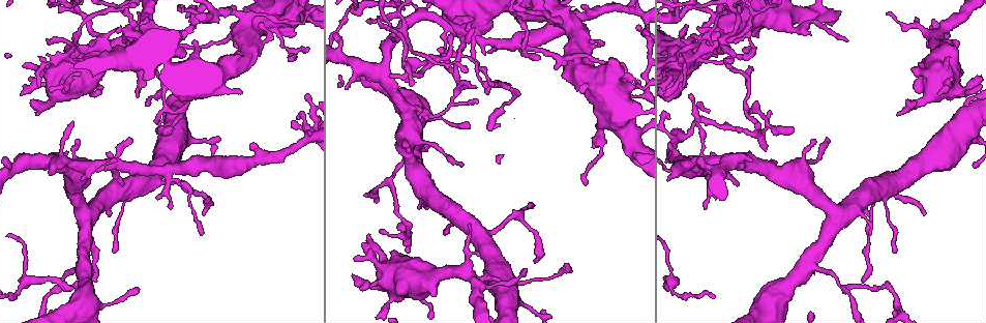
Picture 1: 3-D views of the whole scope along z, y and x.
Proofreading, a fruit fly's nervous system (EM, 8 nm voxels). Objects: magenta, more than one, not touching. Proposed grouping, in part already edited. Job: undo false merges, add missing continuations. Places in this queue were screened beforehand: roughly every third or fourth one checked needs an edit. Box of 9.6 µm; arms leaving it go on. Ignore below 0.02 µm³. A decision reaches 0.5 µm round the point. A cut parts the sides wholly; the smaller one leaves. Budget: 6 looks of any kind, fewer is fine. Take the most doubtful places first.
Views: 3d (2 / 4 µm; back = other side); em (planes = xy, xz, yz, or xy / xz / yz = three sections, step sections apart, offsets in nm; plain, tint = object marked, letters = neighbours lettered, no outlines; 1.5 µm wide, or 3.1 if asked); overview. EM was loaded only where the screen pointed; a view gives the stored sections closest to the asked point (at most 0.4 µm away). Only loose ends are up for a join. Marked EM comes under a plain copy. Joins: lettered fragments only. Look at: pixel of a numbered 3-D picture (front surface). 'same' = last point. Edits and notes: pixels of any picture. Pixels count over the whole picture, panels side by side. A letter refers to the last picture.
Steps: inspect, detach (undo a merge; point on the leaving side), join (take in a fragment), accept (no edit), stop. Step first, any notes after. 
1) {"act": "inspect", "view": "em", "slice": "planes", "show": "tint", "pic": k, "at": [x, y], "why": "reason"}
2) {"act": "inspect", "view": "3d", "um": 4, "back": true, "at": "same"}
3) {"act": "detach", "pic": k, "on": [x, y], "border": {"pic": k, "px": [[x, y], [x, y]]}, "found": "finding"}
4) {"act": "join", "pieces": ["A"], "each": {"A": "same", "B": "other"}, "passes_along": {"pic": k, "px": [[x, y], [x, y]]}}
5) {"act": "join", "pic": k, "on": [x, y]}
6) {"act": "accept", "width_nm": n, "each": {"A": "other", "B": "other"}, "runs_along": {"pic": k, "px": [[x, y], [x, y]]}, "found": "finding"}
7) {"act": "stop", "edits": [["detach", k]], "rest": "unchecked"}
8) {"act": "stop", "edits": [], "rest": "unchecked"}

{"act": "inspect", "view": "em", "um": 3.1, "slice": "planes", "show": "tint", "pic": 1, "at": [277, 34], "why": "calibre changes"}

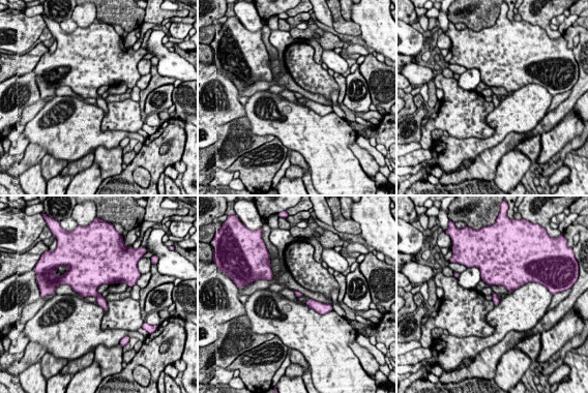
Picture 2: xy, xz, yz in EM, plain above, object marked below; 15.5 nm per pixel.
{"act": "inspect", "view": "em", "um": 3.1, "slice": "planes", "show": "letters", "at": "same", "why": "what lies round it"}

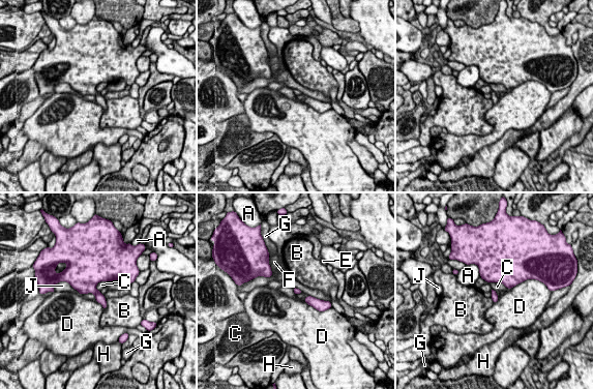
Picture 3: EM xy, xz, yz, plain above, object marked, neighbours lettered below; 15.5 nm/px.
{"act": "accept", "each": {"A": "other", "B": "other", "C": "other", "D": "other", "E": "other", "F": "other", "G": "other", "H": "other", "J": "other"}, "border": {"pic": 3, "px": [[82, 295], [92, 293], [95, 299]]}, "found": "continuous, no second cell"}

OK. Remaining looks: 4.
{"act": "inspect", "view": "em", "slice": "planes", "show": "letters", "pic": 1, "at": [440, 47], "why": "an open end"}

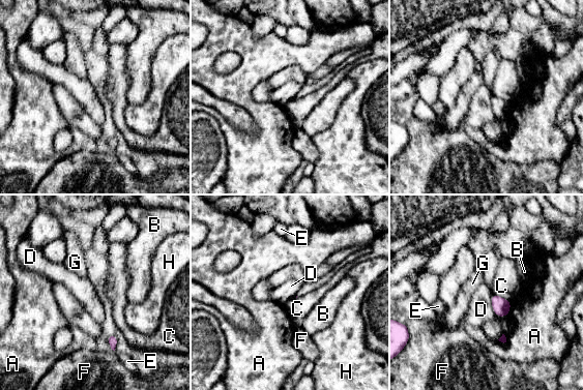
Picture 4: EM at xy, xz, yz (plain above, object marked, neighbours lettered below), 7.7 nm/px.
{"act": "accept", "each": {"A": "other", "B": "other", "C": "other", "D": "other", "E": "other", "F": "other", "G": "other", "H": "other"}, "found": "none of them fits"}

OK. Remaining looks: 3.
{"act": "inspect", "view": "3d", "um": 2, "back": true, "pic": 1, "at": [526, 270], "why": "tapers out"}

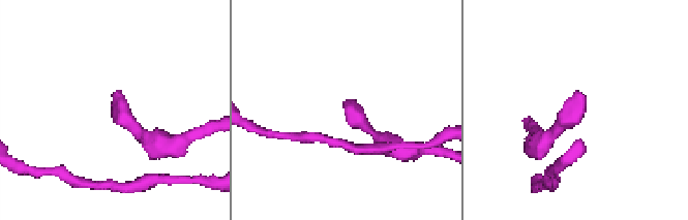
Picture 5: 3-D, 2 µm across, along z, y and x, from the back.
{"act": "inspect", "view": "em", "slice": "planes", "show": "letters", "pic": 5, "at": [347, 105]}

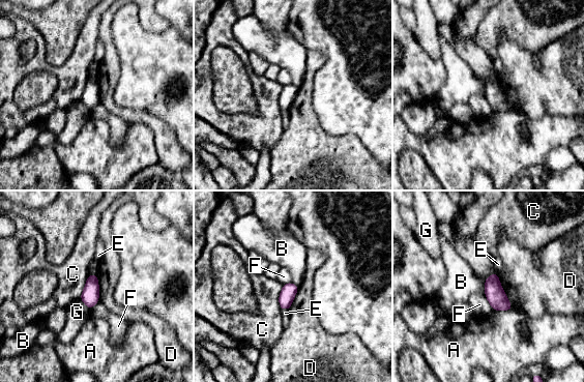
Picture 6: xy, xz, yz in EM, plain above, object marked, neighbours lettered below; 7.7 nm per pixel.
{"act": "accept", "width_nm": 120, "each": {"A": "other", "B": "other", "C": "other", "D": "other", "E": "other", "F": "other", "G": "other"}, "border": {"pic": 6, "px": [[495, 272], [510, 303], [512, 310]]}, "found": "no lettered fragment goes on from it"}

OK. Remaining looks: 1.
{"act": "stop", "edits": [], "rest": "unchecked"}

